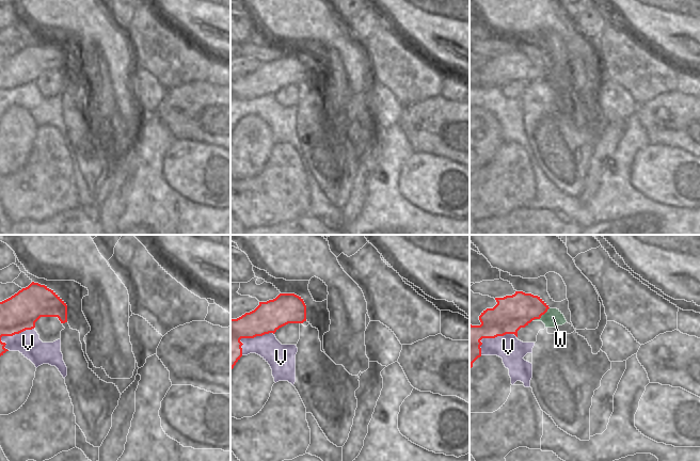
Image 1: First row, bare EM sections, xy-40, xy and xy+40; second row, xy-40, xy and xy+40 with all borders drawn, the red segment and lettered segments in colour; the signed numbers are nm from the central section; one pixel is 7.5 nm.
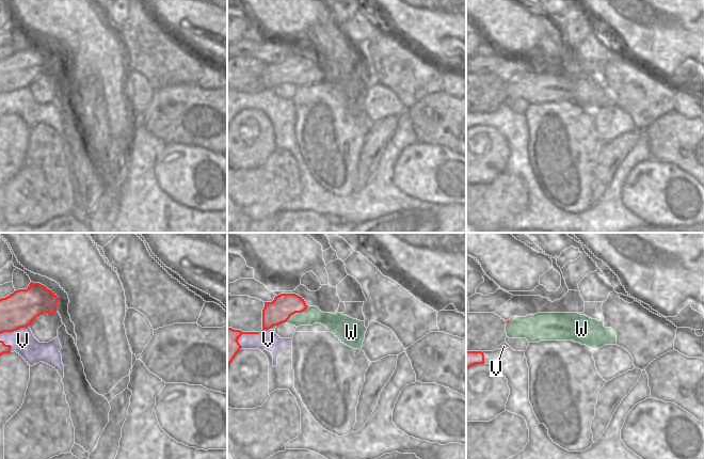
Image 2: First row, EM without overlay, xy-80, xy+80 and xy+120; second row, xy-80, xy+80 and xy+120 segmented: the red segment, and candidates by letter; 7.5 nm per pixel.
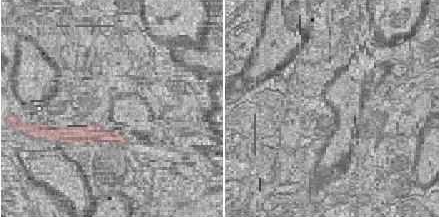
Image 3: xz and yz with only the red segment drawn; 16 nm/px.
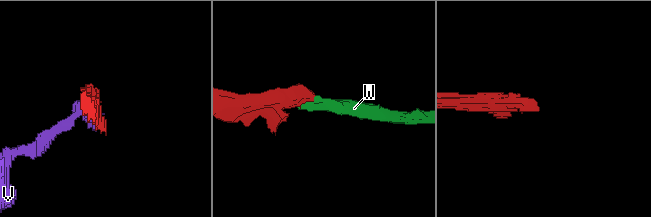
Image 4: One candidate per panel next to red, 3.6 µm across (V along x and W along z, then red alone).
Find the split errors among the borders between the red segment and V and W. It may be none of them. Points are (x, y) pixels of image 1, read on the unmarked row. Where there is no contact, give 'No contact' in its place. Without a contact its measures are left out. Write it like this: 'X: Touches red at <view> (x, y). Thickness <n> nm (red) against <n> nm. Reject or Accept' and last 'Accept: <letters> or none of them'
V: Touches red at xy+40 (491, 98). Thickness 260 nm (red) against 190 nm. Reject
W: Touches red at xy+40 (541, 76). Thickness 260 nm (red) against 140 nm. Accept
Accept: W.

